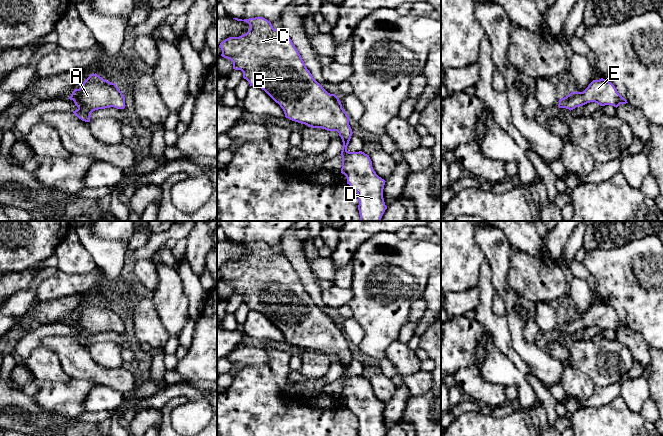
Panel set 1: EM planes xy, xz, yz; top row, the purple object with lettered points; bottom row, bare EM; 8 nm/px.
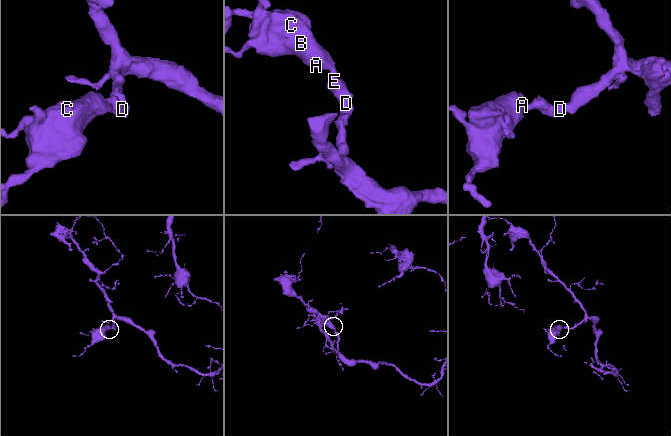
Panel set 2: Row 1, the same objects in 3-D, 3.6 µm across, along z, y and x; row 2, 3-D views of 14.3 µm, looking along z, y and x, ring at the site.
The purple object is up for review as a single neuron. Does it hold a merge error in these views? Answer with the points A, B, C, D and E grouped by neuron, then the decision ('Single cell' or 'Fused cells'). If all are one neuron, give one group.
Groups: A B C D E. Single cell

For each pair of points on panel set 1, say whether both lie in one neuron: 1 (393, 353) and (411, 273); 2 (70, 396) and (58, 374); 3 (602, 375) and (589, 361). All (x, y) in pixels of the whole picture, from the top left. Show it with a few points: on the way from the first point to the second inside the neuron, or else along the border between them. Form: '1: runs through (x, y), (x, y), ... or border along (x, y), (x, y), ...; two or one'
1: border along (396, 339), (387, 347), (385, 356); two
2: border along (72, 379), (66, 383), (46, 381), (39, 383); two
3: runs through (600, 372), (592, 364); one

